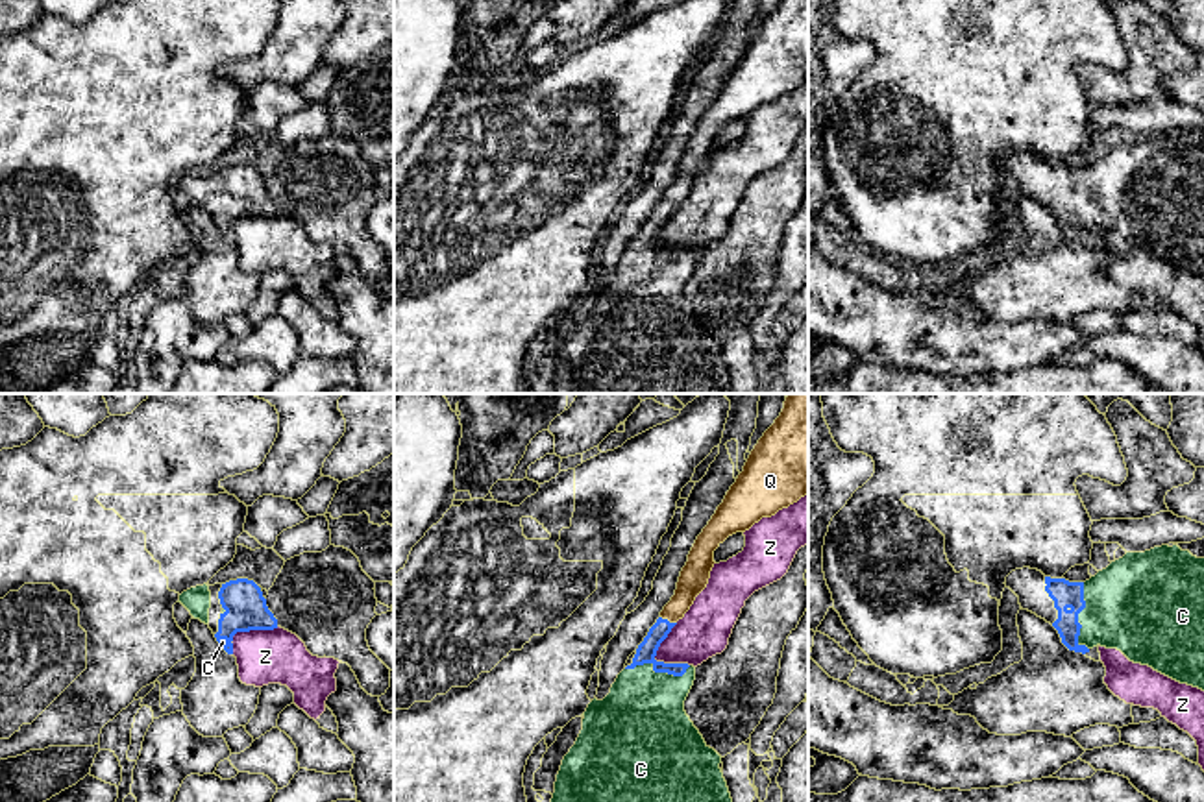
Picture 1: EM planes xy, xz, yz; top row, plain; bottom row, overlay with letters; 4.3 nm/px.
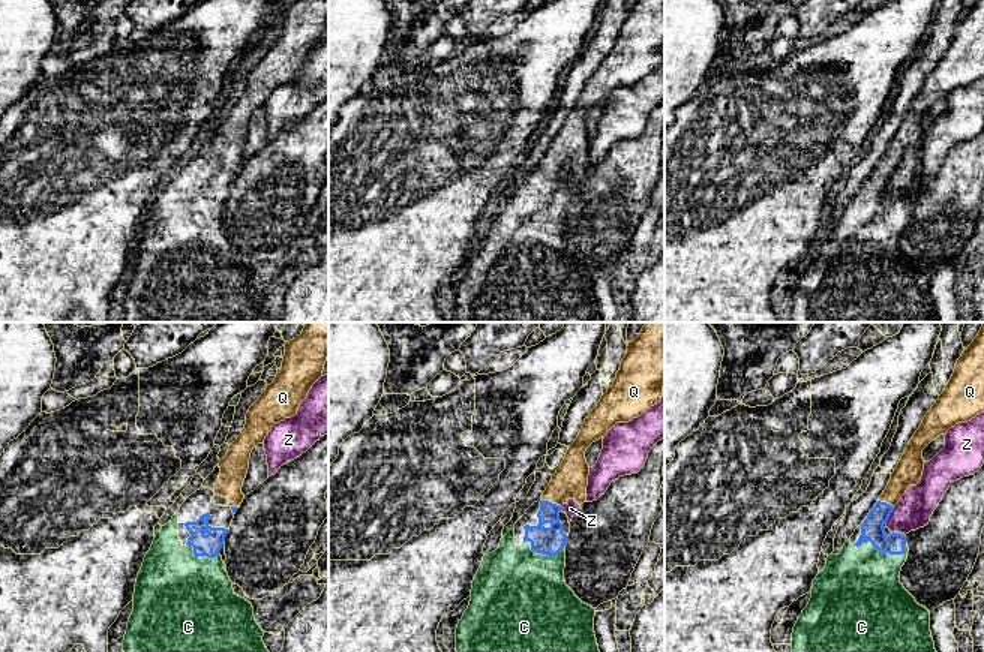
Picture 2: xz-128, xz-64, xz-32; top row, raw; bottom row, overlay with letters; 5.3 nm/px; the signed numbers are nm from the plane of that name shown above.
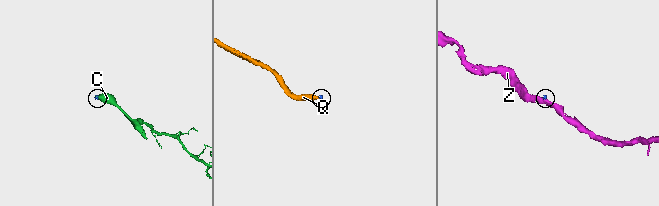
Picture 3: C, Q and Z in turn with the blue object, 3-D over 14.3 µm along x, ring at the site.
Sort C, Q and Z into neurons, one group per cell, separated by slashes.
C Q / Z

